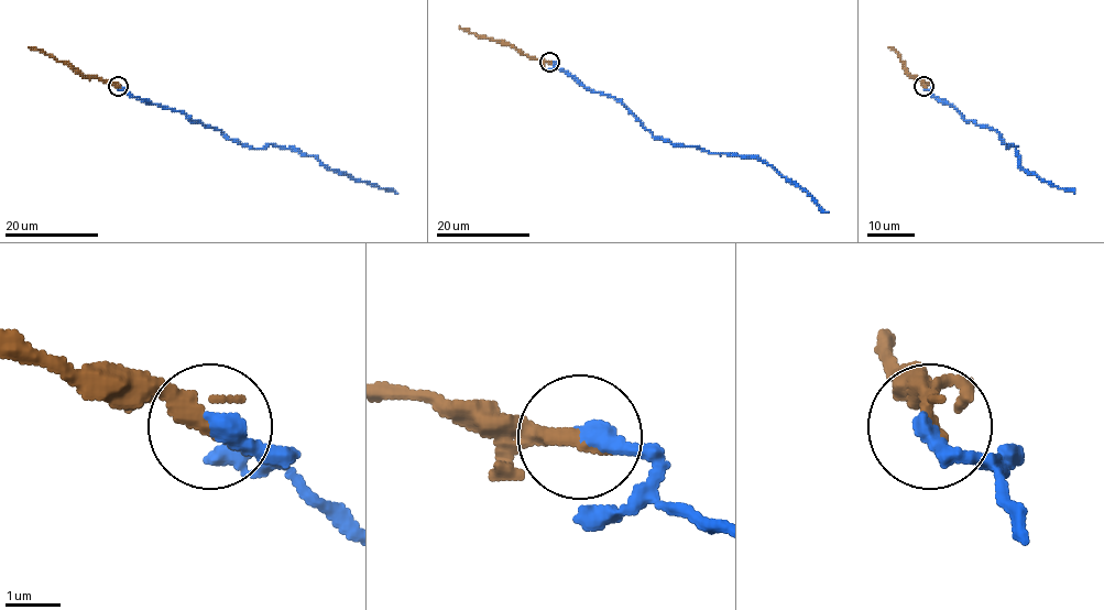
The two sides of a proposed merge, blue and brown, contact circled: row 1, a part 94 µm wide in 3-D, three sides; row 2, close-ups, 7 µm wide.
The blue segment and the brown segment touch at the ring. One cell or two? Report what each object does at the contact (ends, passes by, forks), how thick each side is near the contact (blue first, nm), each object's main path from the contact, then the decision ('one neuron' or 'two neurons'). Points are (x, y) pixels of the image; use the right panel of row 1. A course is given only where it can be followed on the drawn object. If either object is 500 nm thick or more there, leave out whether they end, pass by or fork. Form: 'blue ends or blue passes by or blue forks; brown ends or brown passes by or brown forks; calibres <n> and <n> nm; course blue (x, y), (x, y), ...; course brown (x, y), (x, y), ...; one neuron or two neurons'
blue ends; brown ends; calibres 340 and 320 nm; course blue (925, 87), (966, 121), (994, 129), (1007, 148), (1012, 144), (1016, 148), (1018, 164), (1029, 174), (1074, 193); course brown (925, 87), (917, 77), (911, 77), (899, 56), (889, 46); one neuron

